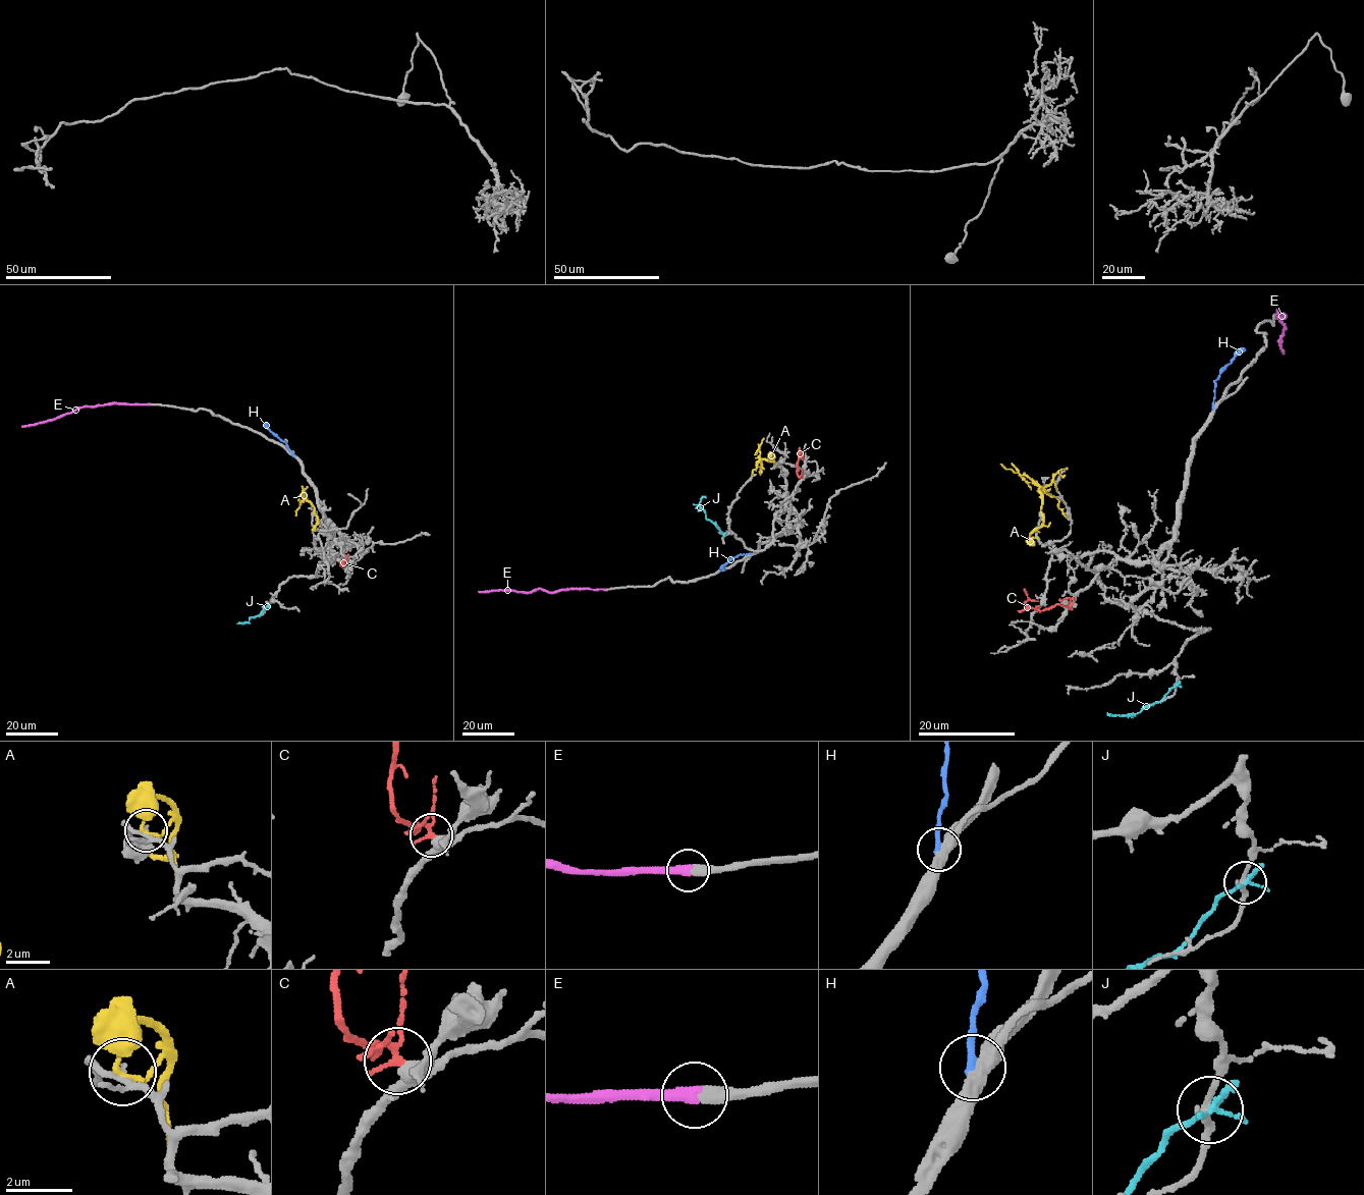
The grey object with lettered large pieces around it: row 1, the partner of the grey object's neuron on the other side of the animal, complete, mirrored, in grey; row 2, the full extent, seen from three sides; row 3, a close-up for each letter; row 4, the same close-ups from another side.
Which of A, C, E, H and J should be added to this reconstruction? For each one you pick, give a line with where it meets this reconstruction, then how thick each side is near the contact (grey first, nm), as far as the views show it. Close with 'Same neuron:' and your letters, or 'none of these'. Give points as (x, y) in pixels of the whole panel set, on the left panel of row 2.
C: meets grey at (345, 559); 360 nm thick on the grey side, 180 nm on the other
E: meets grey at (148, 404); 480 nm thick on the grey side, 400 nm on the other
Same neuron: C, E

